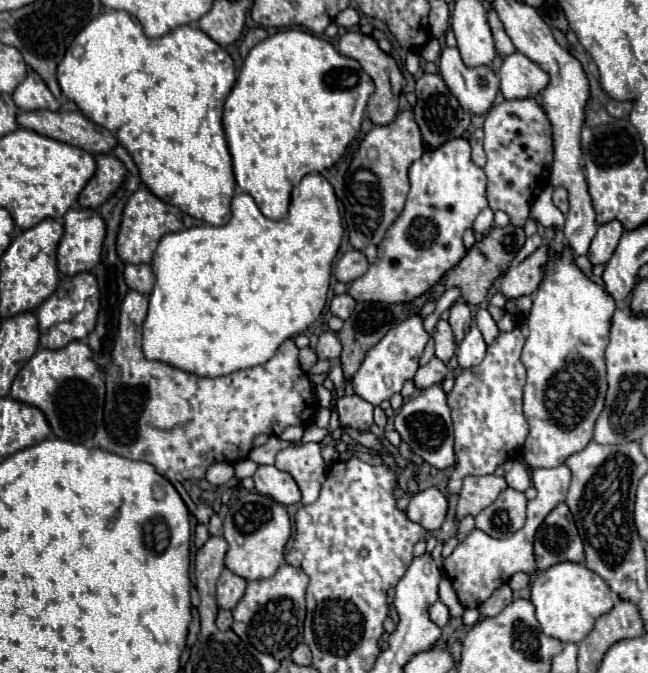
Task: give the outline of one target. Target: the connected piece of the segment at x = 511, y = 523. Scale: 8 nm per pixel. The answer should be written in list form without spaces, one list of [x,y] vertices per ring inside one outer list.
[[[505,489],[493,505],[485,507],[475,517],[475,525],[491,537],[511,537],[525,525],[525,507],[527,499],[523,493],[515,489]]]

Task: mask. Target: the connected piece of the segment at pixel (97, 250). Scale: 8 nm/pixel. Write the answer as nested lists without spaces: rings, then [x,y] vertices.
[[[69,209],[65,215],[65,235],[59,241],[57,263],[65,275],[93,271],[101,257],[105,221],[95,209]]]

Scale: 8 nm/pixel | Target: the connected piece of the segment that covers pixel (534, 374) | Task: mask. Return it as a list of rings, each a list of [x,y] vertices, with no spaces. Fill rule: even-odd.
[[[567,249],[561,259],[549,261],[553,273],[539,285],[531,315],[527,321],[527,341],[523,347],[523,365],[527,369],[527,383],[523,389],[523,411],[529,423],[529,435],[523,447],[523,459],[531,469],[551,469],[563,465],[573,453],[585,449],[593,439],[593,429],[603,411],[607,381],[605,381],[605,347],[609,345],[609,319],[615,311],[613,299],[605,289],[583,275],[573,263],[573,253]]]

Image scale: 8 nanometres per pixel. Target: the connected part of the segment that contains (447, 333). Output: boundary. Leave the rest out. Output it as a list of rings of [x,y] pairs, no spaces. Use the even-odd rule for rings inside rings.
[[[439,319],[435,333],[433,333],[433,339],[435,339],[435,357],[441,359],[443,363],[449,363],[449,359],[455,355],[457,343],[455,343],[455,335],[453,335],[447,321]]]

